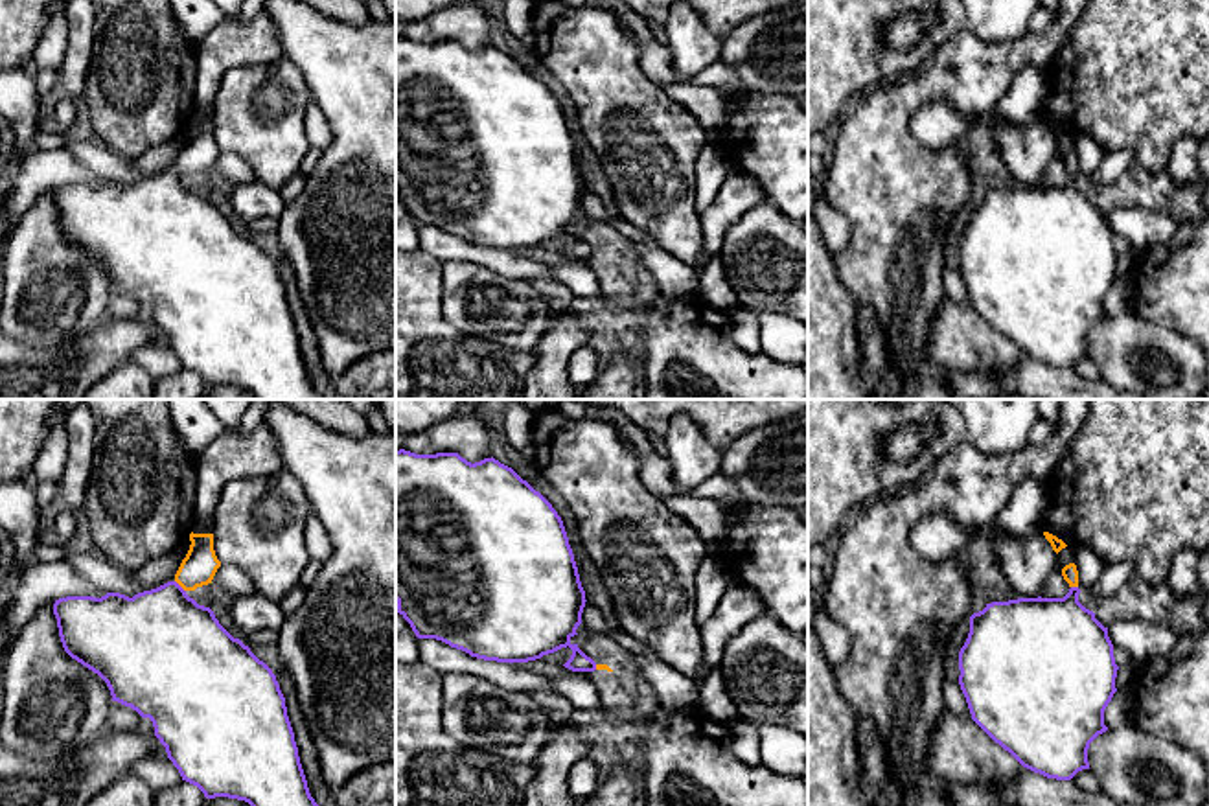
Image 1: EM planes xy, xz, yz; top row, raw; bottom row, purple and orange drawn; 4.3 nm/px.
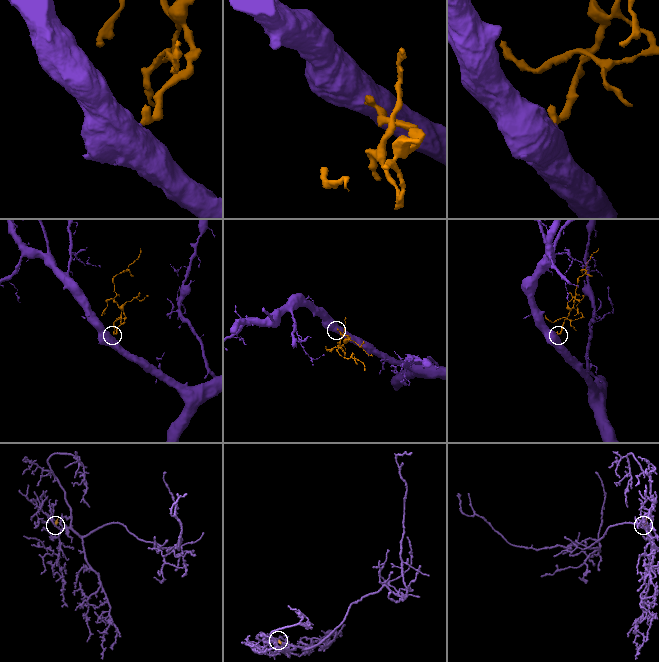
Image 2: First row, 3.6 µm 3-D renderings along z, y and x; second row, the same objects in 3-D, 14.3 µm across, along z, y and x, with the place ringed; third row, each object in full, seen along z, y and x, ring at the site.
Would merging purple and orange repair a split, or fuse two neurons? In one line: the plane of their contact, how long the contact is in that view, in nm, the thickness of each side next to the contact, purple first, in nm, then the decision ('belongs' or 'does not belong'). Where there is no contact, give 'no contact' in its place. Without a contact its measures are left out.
contact in xy; length 70 nm; calibres 440 and 150 nm; belongs

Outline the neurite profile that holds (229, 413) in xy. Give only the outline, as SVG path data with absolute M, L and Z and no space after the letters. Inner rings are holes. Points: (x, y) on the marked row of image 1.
M204 399L213 416L225 425L225 431L234 431L252 399Z

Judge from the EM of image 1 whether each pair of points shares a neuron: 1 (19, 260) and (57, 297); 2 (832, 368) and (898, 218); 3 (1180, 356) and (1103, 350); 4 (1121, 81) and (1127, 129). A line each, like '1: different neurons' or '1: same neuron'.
1: same neuron
2: different neurons
3: same neuron
4: same neuron

